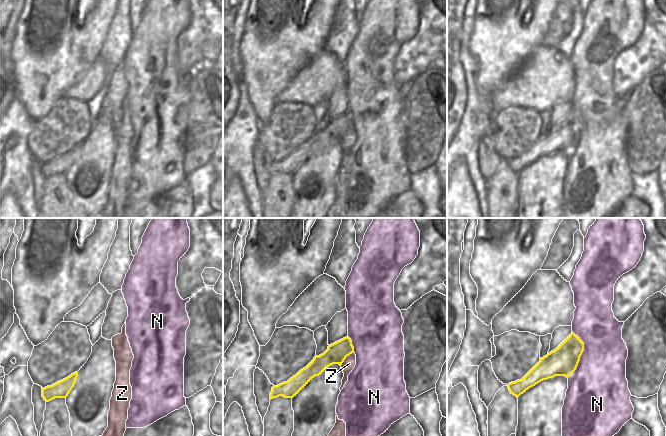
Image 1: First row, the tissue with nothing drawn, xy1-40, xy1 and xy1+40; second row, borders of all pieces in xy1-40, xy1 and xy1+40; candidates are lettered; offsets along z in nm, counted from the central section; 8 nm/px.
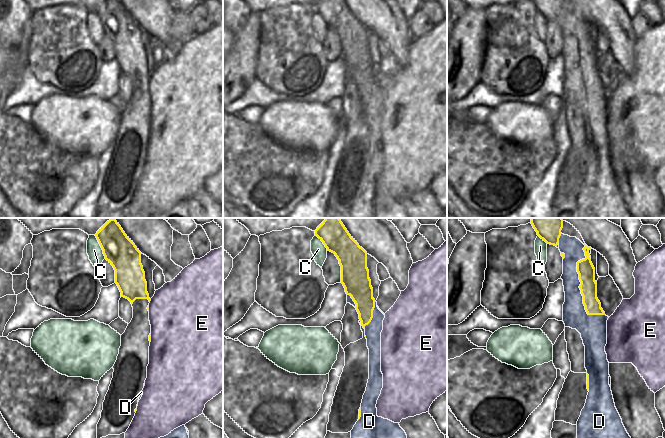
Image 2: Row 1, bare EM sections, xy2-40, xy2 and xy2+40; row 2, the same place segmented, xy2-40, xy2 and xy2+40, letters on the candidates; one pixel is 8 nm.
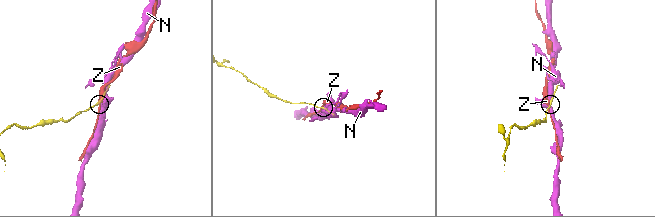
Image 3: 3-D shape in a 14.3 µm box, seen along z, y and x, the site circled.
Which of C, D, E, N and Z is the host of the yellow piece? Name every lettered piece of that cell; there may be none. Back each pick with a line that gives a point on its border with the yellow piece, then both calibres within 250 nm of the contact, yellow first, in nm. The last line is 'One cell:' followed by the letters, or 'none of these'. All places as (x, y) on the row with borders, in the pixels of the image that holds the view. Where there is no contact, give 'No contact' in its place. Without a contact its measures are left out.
One cell: none of these

